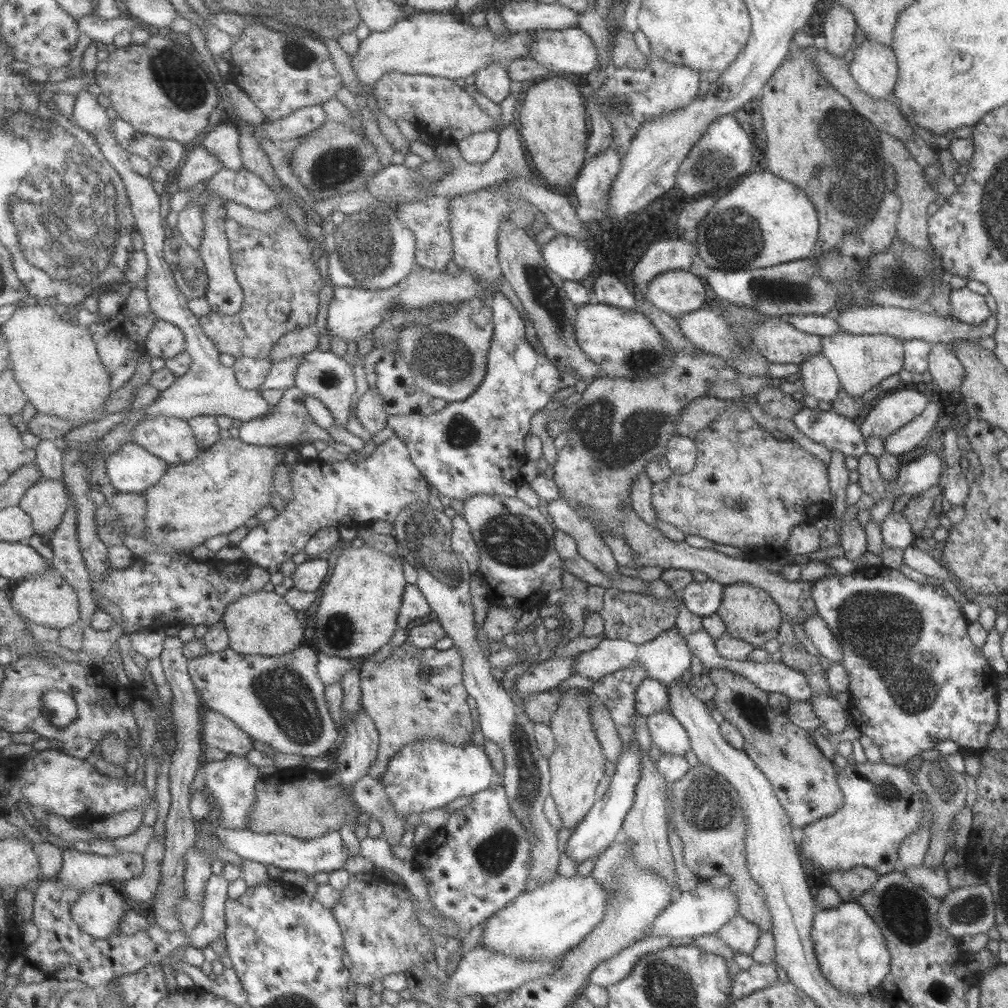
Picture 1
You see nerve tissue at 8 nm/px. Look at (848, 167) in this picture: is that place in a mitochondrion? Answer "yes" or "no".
yes

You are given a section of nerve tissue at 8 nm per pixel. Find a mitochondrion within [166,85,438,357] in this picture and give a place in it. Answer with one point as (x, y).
(365, 251)

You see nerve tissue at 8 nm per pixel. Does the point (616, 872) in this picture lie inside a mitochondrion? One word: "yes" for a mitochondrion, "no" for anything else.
yes

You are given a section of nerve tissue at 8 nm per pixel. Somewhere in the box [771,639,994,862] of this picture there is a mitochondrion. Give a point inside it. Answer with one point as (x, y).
(942, 790)

